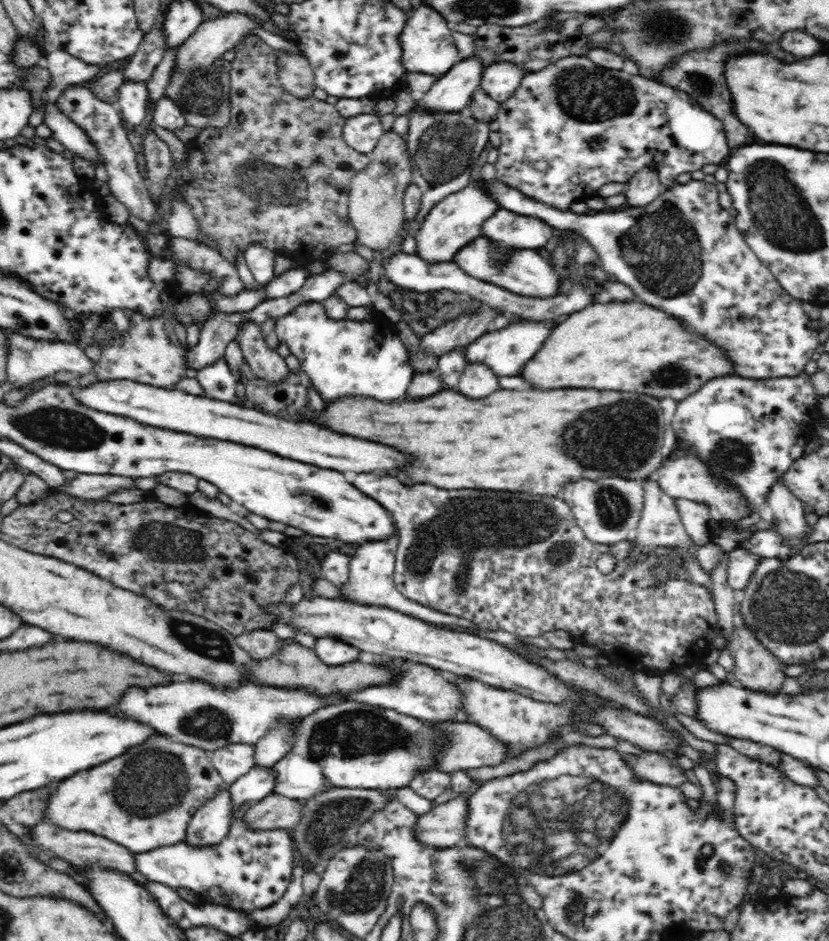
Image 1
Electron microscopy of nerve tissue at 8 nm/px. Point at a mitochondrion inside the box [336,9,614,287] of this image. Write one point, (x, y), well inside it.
(443, 151)

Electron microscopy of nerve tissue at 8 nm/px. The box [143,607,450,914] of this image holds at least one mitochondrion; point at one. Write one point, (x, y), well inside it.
(353, 734)

